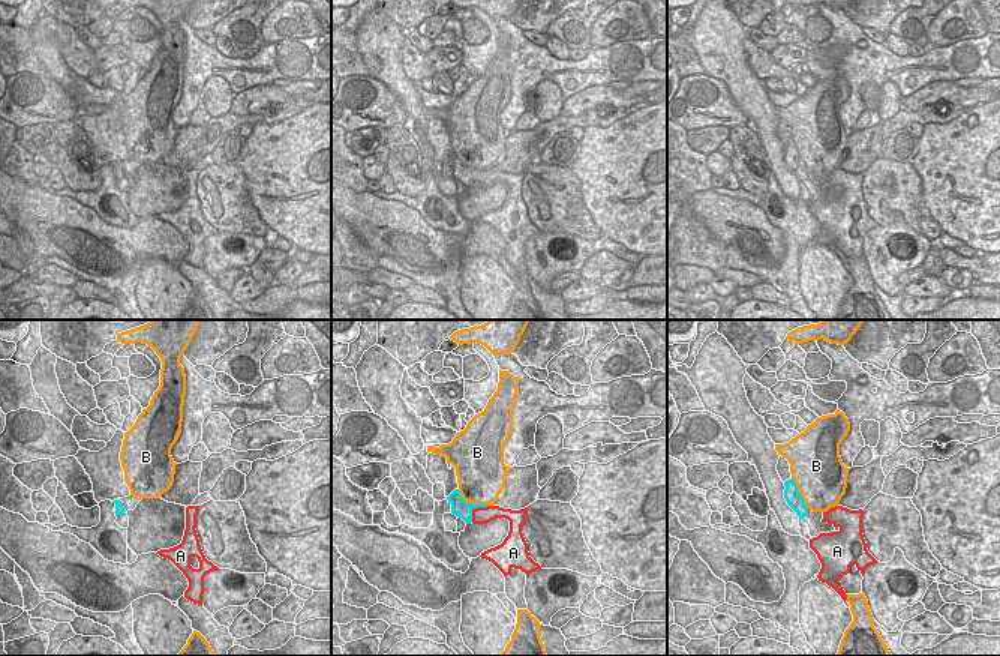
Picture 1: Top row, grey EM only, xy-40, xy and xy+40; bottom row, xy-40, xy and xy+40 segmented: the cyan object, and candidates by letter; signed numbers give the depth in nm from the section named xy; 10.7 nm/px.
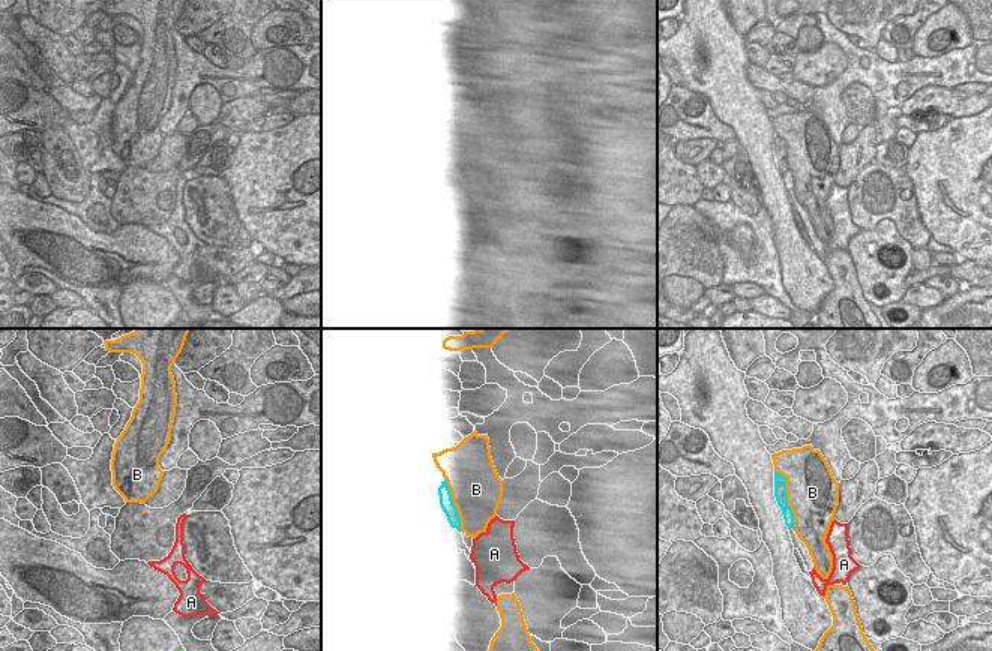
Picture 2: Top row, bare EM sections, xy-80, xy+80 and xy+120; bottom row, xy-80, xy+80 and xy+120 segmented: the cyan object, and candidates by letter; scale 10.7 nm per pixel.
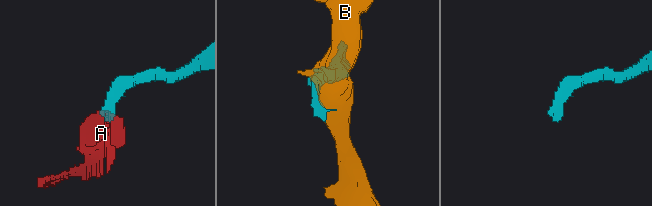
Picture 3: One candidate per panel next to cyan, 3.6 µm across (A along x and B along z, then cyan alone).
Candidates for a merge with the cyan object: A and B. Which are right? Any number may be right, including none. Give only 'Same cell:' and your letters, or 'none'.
Same cell: none

